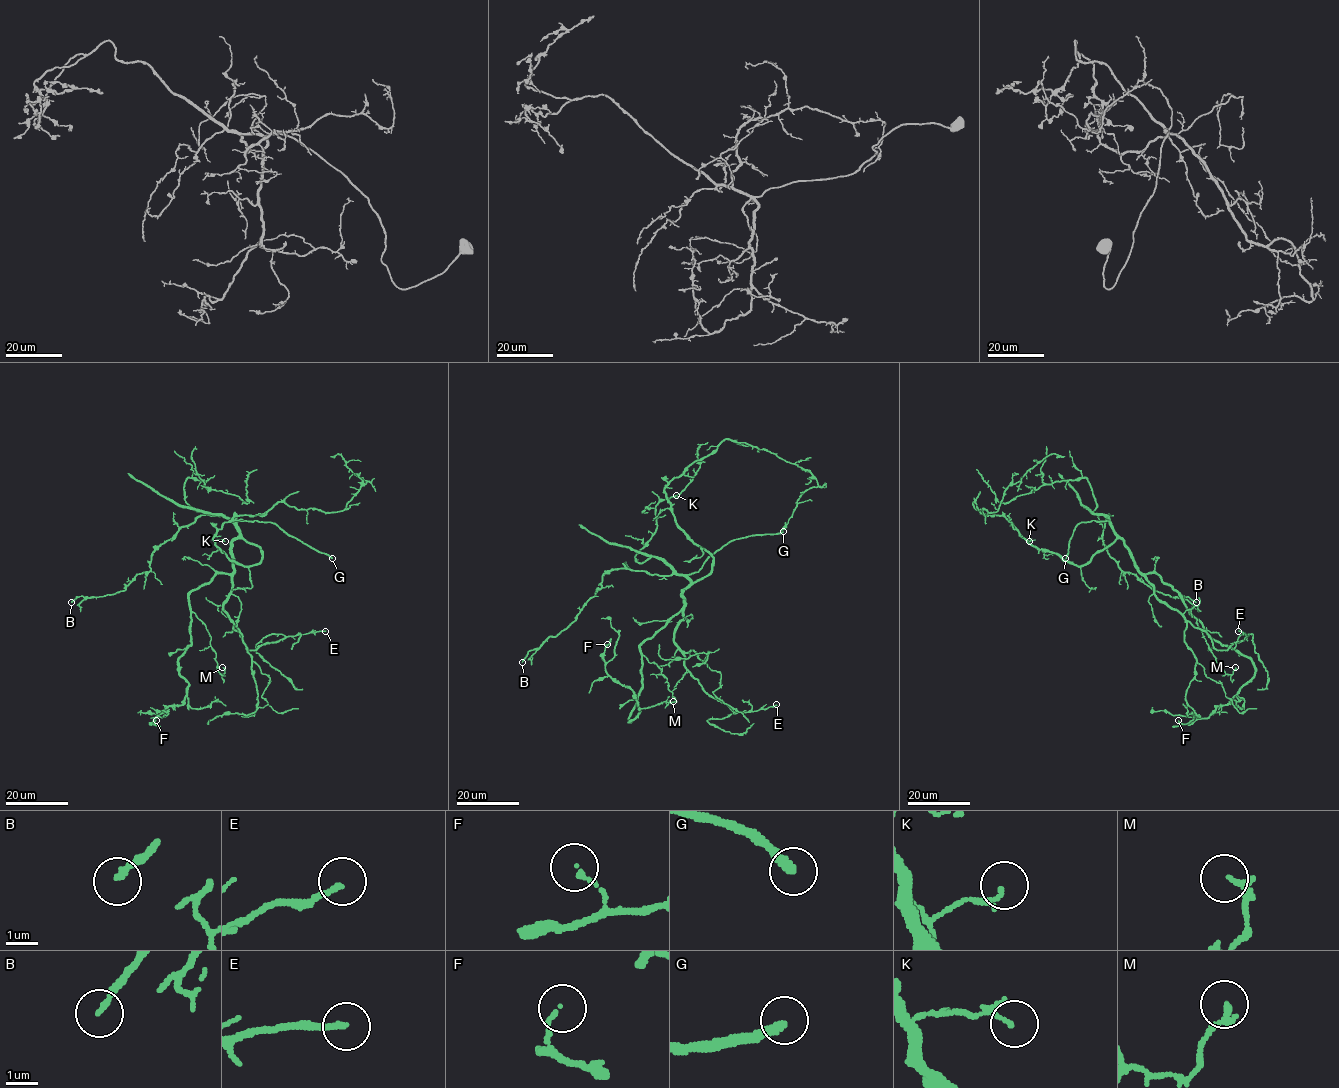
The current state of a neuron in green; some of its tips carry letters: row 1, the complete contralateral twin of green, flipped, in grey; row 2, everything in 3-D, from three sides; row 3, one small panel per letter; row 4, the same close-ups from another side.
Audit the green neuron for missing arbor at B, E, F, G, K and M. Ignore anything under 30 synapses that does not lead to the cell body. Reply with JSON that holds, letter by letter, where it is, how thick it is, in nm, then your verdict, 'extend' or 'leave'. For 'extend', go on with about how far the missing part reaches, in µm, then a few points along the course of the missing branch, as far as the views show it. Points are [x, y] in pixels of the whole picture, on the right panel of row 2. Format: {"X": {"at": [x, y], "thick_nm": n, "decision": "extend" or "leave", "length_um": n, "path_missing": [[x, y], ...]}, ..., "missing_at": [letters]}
{"B": {"at": [1196, 602], "thick_nm": 180, "decision": "leave"}, "E": {"at": [1238, 631], "thick_nm": 170, "decision": "leave"}, "F": {"at": [1178, 720], "thick_nm": 120, "decision": "leave"}, "G": {"at": [1065, 558], "thick_nm": 240, "decision": "extend", "length_um": 90, "path_missing": [[1065, 558], [1048, 583], [1032, 658], [1015, 676], [1003, 677], [994, 668], [985, 631], [986, 620], [983, 618]]}, "K": {"at": [1029, 541], "thick_nm": 70, "decision": "leave"}, "M": {"at": [1235, 667], "thick_nm": 190, "decision": "leave"}, "missing_at": ["G"]}

